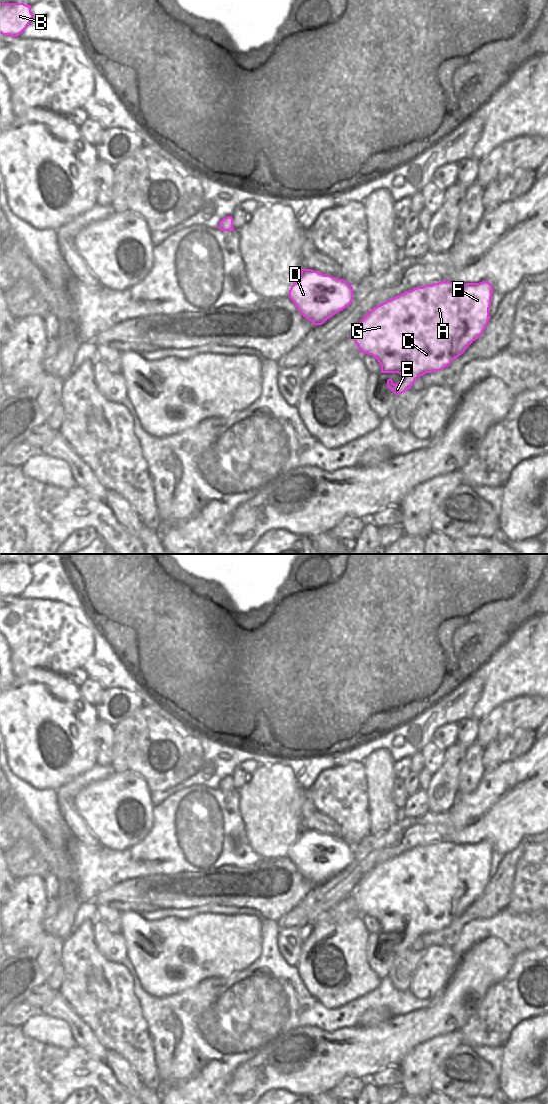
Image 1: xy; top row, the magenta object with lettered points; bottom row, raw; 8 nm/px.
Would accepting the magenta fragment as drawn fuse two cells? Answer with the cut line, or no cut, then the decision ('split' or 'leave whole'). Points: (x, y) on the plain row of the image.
no cut; leave whole

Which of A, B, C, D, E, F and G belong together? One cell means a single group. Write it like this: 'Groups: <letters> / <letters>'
Groups: A B C D E F G

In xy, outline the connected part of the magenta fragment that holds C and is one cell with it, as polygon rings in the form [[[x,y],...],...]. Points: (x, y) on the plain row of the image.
[[[440,841],[432,845],[416,847],[371,869],[353,889],[353,898],[361,913],[372,915],[381,926],[381,933],[398,933],[403,938],[396,944],[387,940],[387,947],[400,955],[411,949],[415,940],[426,933],[440,931],[462,915],[485,890],[489,880],[489,868],[493,846],[488,841],[460,845]]]

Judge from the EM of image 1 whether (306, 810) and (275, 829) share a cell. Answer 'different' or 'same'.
different

